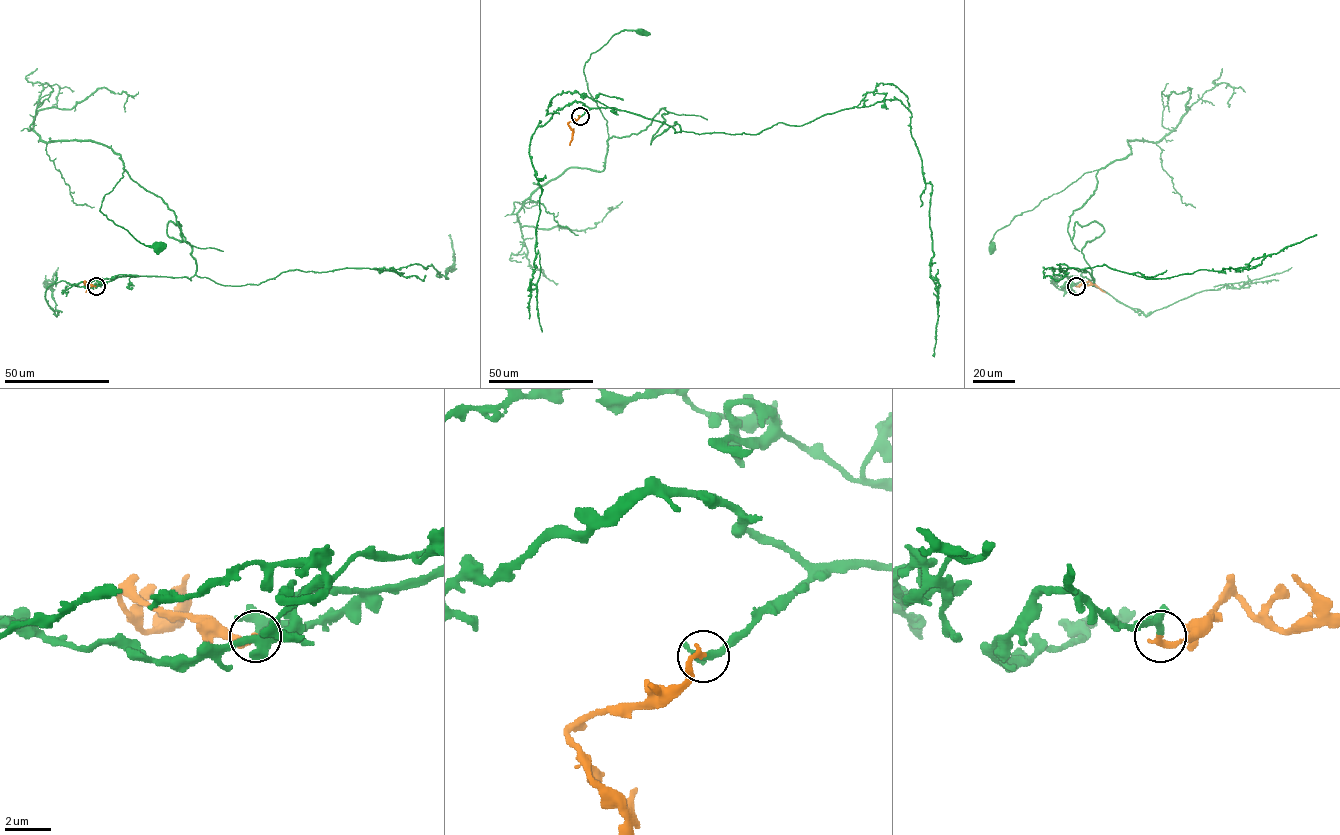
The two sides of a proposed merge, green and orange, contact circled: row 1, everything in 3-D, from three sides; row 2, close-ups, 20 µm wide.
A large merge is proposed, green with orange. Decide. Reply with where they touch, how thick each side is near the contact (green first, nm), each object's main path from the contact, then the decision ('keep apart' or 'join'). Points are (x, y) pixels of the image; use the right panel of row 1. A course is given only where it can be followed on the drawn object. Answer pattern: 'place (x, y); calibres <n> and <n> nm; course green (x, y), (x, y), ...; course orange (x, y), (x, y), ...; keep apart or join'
place (1076, 286); calibres 260 and 260 nm; course green (1076, 285), (1104, 228), (1076, 222), (1072, 240), (1067, 227), (1097, 170), (993, 247); course orange (1076, 286), (1083, 283), (1094, 284), (1105, 292); join

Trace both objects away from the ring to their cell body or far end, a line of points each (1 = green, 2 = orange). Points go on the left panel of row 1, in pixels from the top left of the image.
1: (95, 285), (196, 269), (166, 232), (178, 222), (184, 240), (176, 216), (124, 170), (100, 210), (159, 247)
2: (95, 286), (83, 283), (89, 284), (85, 292)

